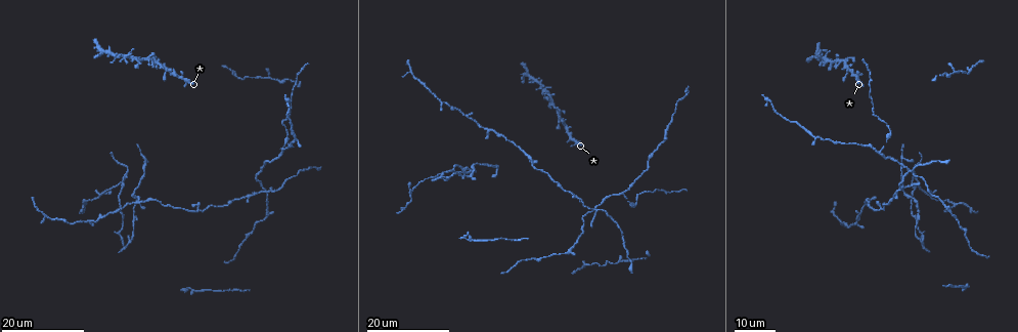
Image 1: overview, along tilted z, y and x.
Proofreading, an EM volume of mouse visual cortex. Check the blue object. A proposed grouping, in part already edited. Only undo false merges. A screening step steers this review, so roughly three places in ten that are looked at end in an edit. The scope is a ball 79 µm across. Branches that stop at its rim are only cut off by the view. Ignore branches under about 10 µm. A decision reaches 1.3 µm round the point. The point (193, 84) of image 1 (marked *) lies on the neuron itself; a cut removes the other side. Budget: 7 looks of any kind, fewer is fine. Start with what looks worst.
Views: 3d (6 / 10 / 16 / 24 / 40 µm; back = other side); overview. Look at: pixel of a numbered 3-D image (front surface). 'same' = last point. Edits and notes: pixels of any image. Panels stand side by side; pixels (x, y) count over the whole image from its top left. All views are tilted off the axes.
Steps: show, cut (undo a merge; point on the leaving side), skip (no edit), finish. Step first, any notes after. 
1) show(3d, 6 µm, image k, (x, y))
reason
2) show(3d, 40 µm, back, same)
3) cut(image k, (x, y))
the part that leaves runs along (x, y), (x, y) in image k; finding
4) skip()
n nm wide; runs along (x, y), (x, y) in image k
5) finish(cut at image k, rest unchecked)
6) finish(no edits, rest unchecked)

show(3d, 16 µm, image 1, (187, 84))
four-way junction

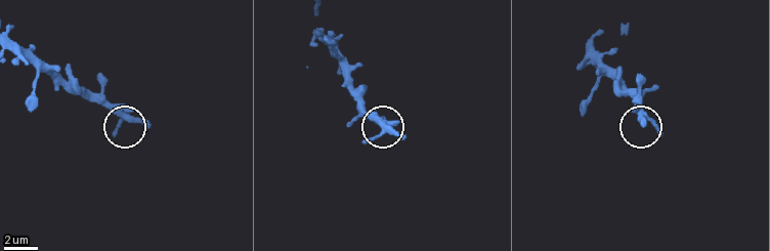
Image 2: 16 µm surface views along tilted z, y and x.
show(3d, 6 µm, image 2, (126, 117))

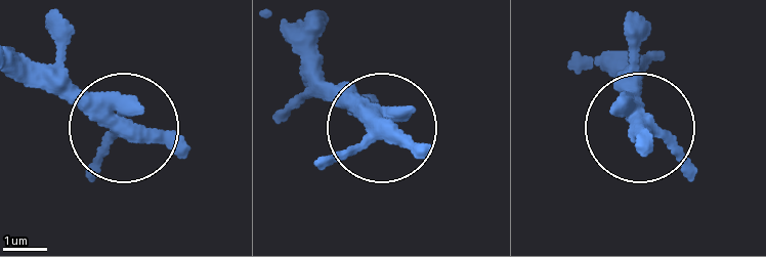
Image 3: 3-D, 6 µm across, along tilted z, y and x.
skip()
4 arms; continuous, no second neuron

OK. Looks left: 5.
show(3d, 24 µm, image 1, (158, 202))

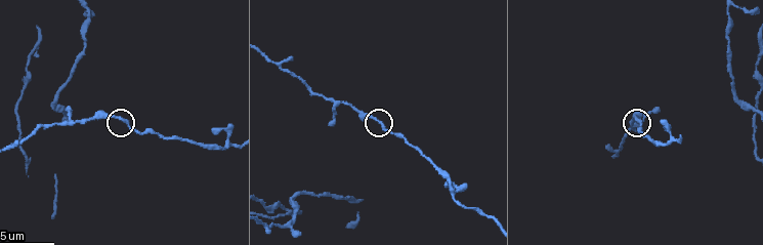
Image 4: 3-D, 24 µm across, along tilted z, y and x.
show(3d, 10 µm, image 4, (637, 117))
zoom in

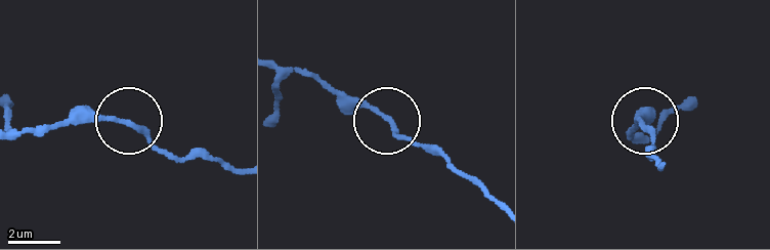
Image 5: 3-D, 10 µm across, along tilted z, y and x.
skip()
one neuron here

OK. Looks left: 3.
show(3d, 24 µm, image 1, (813, 135))
thick turns thin

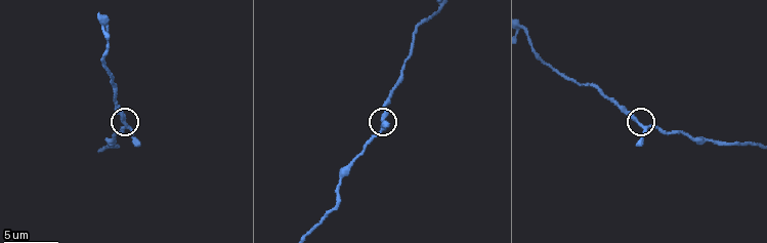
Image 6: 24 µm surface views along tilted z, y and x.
show(3d, 10 µm, image 6, (126, 124))

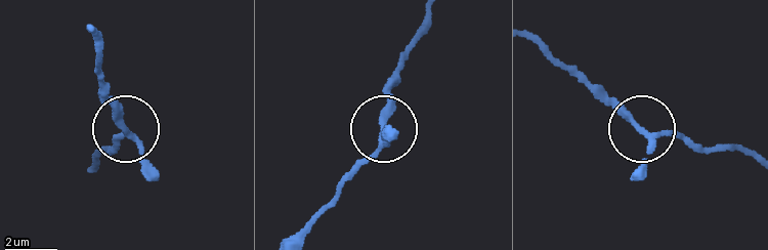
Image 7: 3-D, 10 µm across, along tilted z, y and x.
skip()
runs along (753, 159), (641, 131), (584, 73) in image 7; all the same neuron

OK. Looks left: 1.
finish(no edits, rest unchecked)

